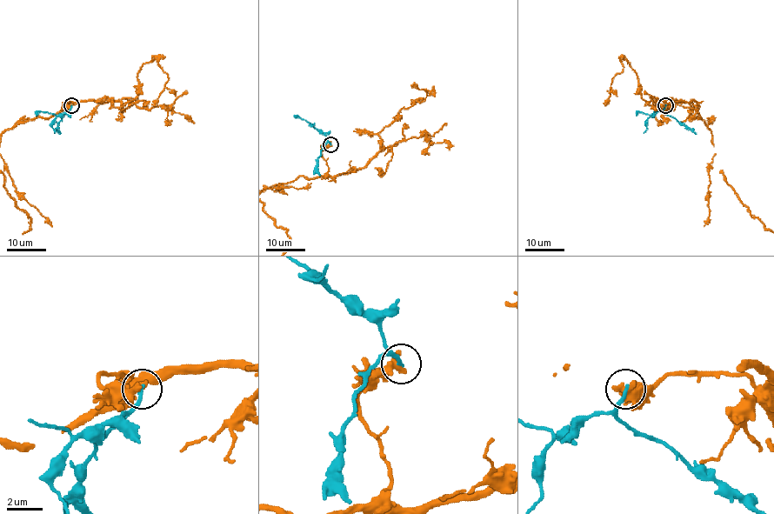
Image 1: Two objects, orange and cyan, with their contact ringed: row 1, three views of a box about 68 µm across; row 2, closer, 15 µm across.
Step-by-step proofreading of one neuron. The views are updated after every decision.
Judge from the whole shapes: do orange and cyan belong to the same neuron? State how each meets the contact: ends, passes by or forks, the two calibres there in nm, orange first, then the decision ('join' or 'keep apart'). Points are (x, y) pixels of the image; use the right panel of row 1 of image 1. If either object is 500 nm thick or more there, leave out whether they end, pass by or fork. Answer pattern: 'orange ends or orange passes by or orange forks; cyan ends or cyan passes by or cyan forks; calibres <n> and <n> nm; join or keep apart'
orange passes by; cyan ends; calibres 400 and 220 nm; keep apart

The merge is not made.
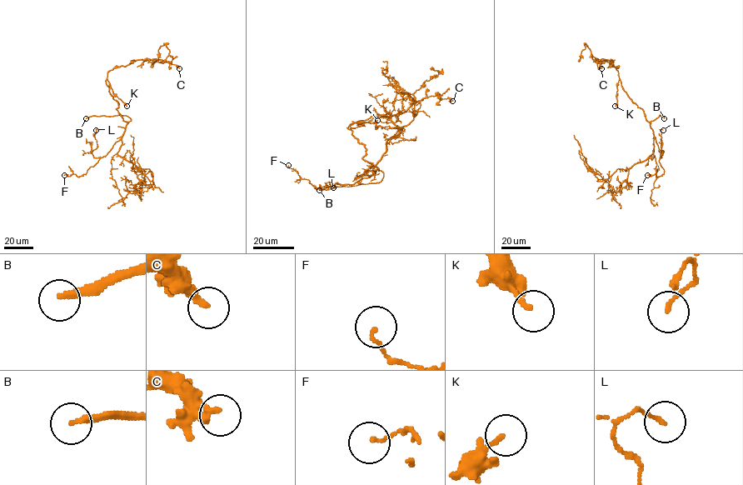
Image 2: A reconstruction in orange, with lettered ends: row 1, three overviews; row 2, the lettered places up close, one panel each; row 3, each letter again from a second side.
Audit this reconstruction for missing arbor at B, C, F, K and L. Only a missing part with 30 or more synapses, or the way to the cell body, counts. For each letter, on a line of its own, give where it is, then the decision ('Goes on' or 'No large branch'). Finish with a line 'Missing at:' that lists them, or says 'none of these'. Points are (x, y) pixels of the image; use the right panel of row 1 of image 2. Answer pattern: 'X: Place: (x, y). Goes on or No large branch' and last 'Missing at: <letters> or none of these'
B: Place: (664, 118). Goes on
C: Place: (601, 68). No large branch
F: Place: (647, 175). No large branch
K: Place: (615, 106). No large branch
L: Place: (663, 130). No large branch
Missing at: B

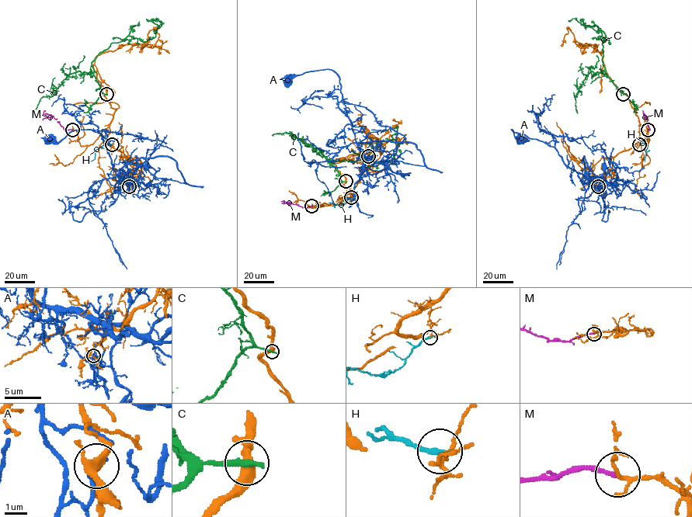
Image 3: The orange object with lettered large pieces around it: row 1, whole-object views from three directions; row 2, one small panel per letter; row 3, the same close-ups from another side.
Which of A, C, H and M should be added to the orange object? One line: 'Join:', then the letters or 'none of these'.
Join: M

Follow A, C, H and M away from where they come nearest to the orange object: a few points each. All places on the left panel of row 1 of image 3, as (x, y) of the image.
A: (129, 186), (119, 171), (134, 160), (158, 157), (172, 158), (185, 183), (154, 177), (139, 164), (123, 164)
C: (106, 94), (91, 74), (92, 62), (113, 43), (154, 36), (159, 26), (154, 21)
H: (112, 144), (107, 143), (95, 150), (95, 158), (89, 160)
M: (73, 130), (64, 130), (53, 116), (43, 114), (43, 110)

